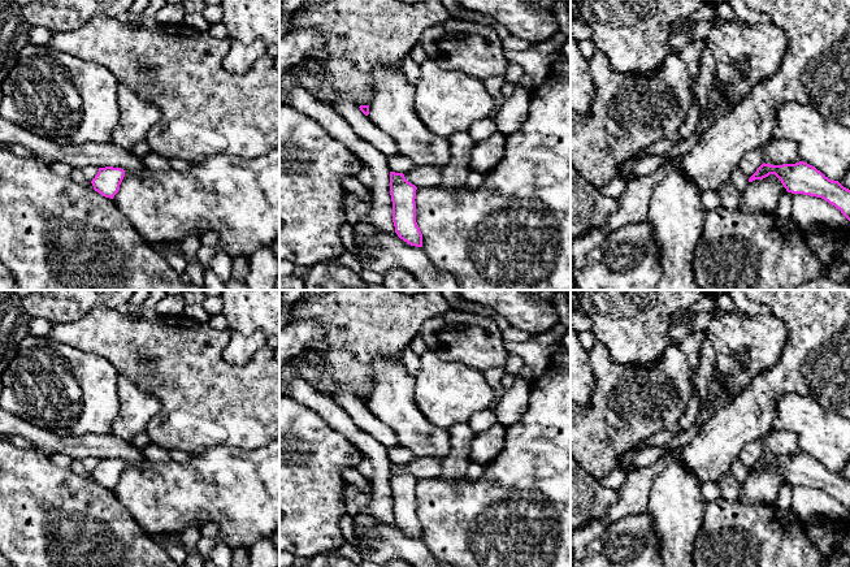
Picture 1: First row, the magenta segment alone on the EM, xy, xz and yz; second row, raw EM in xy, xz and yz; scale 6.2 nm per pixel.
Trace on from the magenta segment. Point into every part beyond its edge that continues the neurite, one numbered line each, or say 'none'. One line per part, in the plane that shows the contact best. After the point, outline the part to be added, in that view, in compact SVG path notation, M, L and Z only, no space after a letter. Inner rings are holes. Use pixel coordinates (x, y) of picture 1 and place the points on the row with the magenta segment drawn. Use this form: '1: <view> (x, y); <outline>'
none

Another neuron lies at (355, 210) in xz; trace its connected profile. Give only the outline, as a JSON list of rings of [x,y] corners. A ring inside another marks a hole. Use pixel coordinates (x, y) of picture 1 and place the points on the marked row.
[[[373,187],[368,189],[370,192],[370,198],[368,200],[360,200],[354,194],[346,191],[343,194],[343,211],[346,215],[347,222],[354,228],[352,238],[356,244],[364,244],[367,239],[361,235],[359,235],[355,231],[355,225],[357,221],[360,221],[372,208],[372,195],[373,195]]]

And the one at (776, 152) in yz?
[[[771,139],[763,147],[763,161],[771,165],[795,164],[799,157],[798,143],[792,140]]]

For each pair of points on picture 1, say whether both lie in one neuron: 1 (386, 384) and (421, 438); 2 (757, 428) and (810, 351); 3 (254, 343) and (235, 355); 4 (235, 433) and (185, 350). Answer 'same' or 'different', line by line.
1: same
2: same
3: same
4: same

